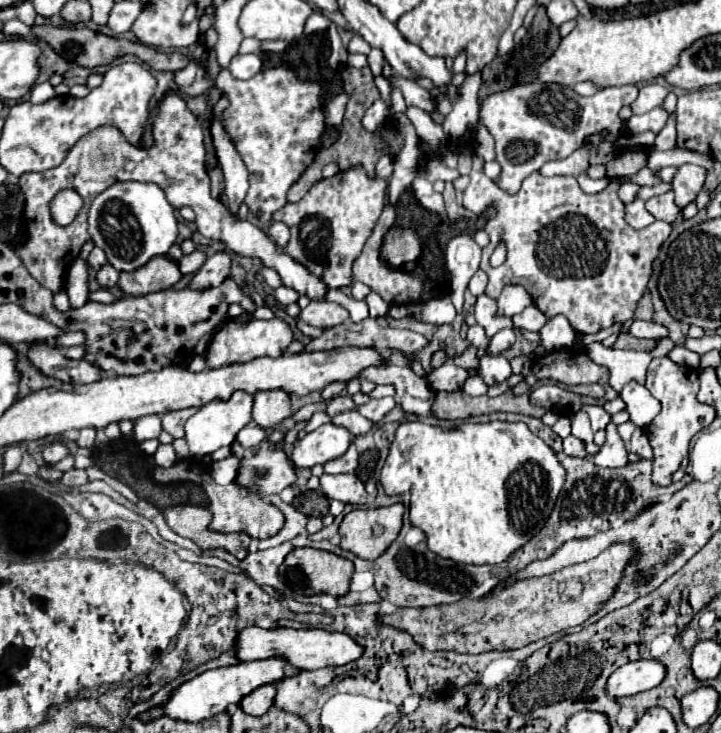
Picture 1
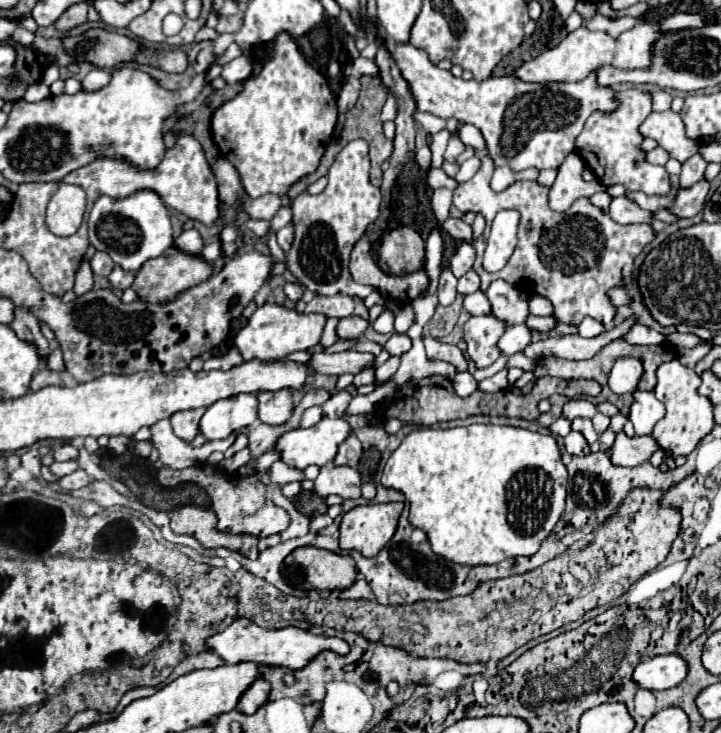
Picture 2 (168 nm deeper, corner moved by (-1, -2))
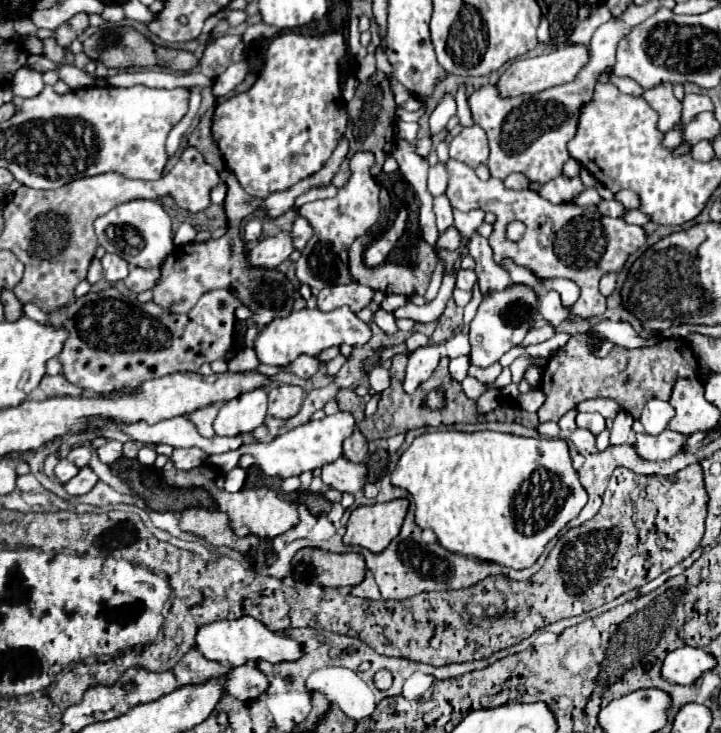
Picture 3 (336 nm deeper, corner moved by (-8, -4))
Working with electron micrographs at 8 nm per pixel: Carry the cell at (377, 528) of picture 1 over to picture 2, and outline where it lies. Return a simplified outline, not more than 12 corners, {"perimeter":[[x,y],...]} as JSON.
{"perimeter":[[403,502],[357,506],[341,520],[339,548],[377,556]]}

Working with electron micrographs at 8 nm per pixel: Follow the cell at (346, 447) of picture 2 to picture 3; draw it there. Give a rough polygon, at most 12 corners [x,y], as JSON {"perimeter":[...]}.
{"perimeter":[[360,430],[344,440],[342,456],[348,462],[364,462],[368,442]]}

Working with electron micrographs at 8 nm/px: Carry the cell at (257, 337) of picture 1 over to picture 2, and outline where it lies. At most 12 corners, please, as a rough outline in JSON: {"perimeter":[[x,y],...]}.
{"perimeter":[[261,304],[235,336],[245,360],[321,342],[323,314]]}

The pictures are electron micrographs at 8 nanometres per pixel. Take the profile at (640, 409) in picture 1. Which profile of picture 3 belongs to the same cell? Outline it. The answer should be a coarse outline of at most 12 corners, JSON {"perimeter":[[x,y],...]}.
{"perimeter":[[652,398],[640,422],[656,436],[668,426],[674,412],[668,402]]}

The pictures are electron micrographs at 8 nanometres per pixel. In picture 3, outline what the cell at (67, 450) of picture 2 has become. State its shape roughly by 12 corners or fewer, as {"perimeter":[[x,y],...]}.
{"perimeter":[[86,446],[72,448],[68,460],[78,468],[88,466],[90,450]]}

